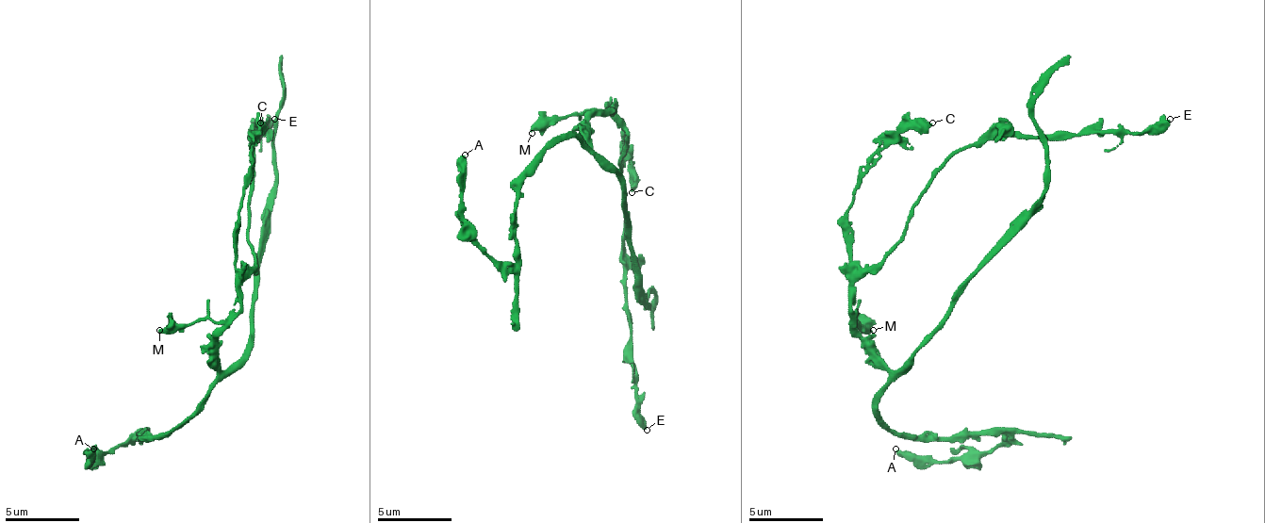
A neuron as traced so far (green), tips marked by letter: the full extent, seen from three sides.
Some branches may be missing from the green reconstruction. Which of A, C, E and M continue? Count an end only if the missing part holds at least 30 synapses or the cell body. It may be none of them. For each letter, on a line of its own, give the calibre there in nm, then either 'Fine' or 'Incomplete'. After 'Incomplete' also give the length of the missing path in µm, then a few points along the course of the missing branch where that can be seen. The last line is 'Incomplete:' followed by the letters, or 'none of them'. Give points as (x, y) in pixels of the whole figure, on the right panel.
A: Thickness 400 nm. Fine
C: Thickness 400 nm. Fine
E: Thickness 440 nm. Fine
M: Thickness 400 nm. Fine
Incomplete: none of them

